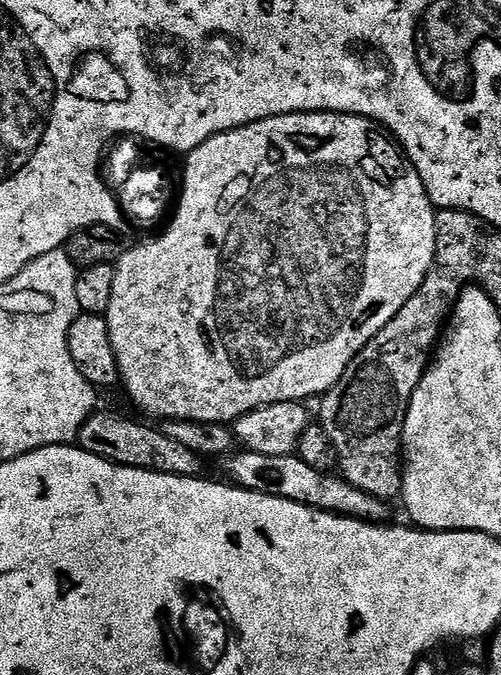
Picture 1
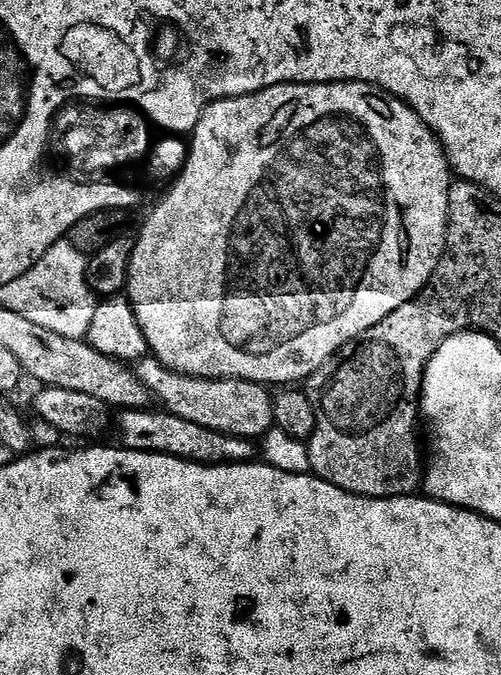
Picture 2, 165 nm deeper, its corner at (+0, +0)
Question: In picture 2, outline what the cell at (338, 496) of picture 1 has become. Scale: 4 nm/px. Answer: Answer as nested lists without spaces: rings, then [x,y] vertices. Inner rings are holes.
[[[140,409],[119,413],[119,443],[123,447],[146,454],[173,456],[179,460],[195,460],[198,464],[247,464],[257,459],[258,448],[251,440],[243,440],[241,436],[223,436],[163,410],[152,411]]]

